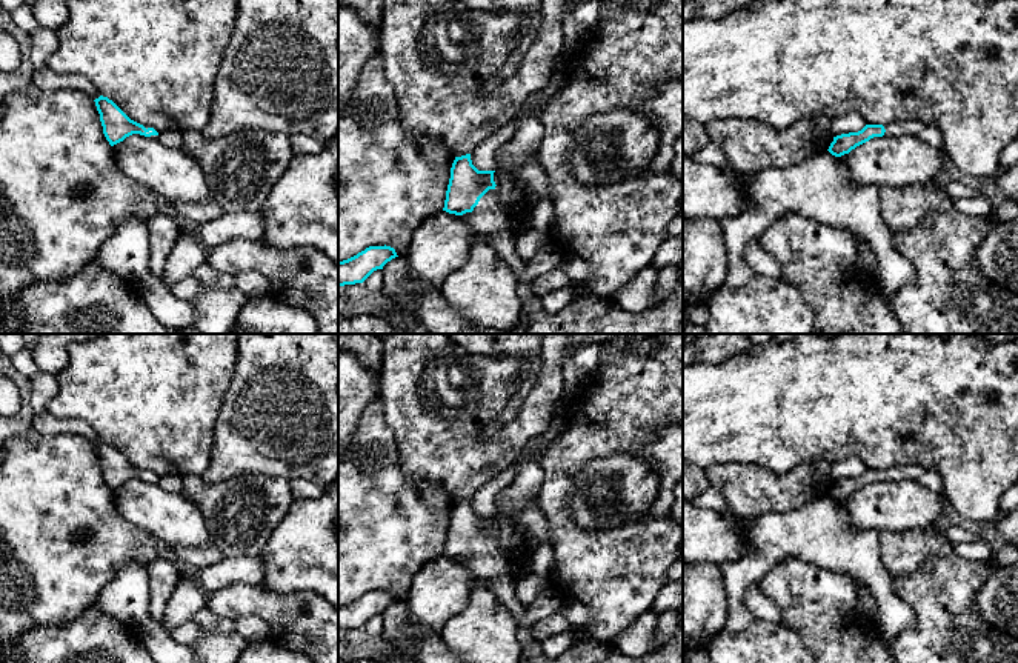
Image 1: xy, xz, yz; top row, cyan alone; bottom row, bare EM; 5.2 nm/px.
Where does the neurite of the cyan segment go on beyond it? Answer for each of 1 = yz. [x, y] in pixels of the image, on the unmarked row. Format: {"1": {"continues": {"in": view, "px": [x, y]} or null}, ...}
{"1": {"continues": {"in": "yz", "px": [931, 479]}}}

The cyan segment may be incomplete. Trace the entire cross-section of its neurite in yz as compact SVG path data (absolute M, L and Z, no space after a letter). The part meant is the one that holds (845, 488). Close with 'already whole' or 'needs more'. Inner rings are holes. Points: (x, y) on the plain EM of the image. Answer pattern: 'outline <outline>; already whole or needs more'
outline M920 465L890 466L884 471L866 469L858 477L849 477L833 481L833 486L830 488L827 495L835 501L841 501L873 481L883 481L883 480L900 481L904 478L913 480L929 488L930 491L946 497L946 489L941 475L936 471L927 469Z; needs more

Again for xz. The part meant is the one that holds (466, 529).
outline M471 498L455 501L443 555L461 560L472 575L483 581L511 611L517 621L524 620L526 608L515 595L512 569L495 537L495 515L478 515Z; needs more

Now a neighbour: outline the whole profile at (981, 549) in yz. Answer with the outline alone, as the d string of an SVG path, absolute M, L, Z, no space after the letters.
M976 540L972 543L952 543L953 554L961 558L973 560L973 561L993 561L993 551L995 546L992 541L987 540Z

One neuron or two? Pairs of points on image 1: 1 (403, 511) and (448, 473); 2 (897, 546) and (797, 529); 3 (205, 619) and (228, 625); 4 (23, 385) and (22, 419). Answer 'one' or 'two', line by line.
1: two
2: two
3: one
4: one

